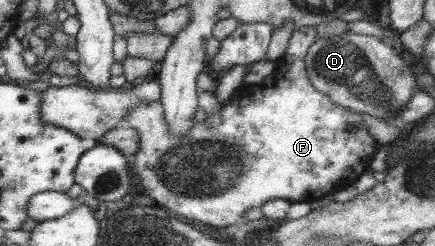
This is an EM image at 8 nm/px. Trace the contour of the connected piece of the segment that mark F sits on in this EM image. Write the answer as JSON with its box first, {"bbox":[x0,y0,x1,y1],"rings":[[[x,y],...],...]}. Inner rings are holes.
{"bbox":[119,27,380,228],"rings":[[[300,27],[293,29],[286,50],[284,50],[284,54],[280,56],[278,61],[274,62],[276,66],[274,68],[274,74],[272,75],[273,84],[270,88],[256,88],[258,94],[252,94],[252,102],[250,102],[250,94],[240,92],[240,88],[238,88],[232,95],[230,95],[230,97],[228,97],[228,99],[219,101],[220,109],[218,112],[208,115],[202,122],[194,123],[194,128],[188,129],[188,133],[182,135],[182,137],[176,137],[176,135],[170,133],[168,123],[165,119],[165,113],[162,110],[162,105],[160,105],[159,101],[150,101],[150,103],[140,101],[140,103],[132,105],[132,107],[130,107],[130,112],[126,113],[126,120],[123,120],[119,126],[134,128],[134,130],[138,132],[138,151],[133,154],[134,162],[132,162],[130,171],[132,176],[136,176],[137,183],[142,186],[144,195],[146,194],[146,196],[149,196],[152,200],[155,200],[168,210],[176,212],[176,214],[178,214],[177,217],[191,220],[194,225],[204,223],[208,224],[208,226],[224,228],[226,226],[232,226],[232,224],[236,224],[242,220],[244,214],[250,208],[262,207],[264,202],[272,200],[272,198],[284,198],[284,200],[288,200],[292,203],[311,203],[312,201],[322,199],[330,193],[333,194],[343,187],[351,186],[353,182],[356,182],[357,178],[367,171],[370,161],[377,152],[380,144],[368,134],[360,114],[357,114],[351,109],[338,106],[337,103],[334,103],[333,100],[330,99],[329,95],[322,94],[322,92],[318,91],[313,84],[310,84],[308,74],[306,74],[304,61],[310,45],[318,40],[318,36],[319,35],[314,27]],[[346,124],[352,124],[356,129],[354,129],[354,131],[346,131]]]}

